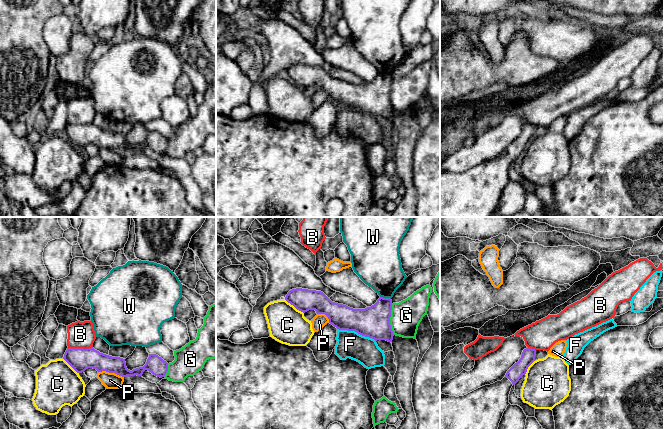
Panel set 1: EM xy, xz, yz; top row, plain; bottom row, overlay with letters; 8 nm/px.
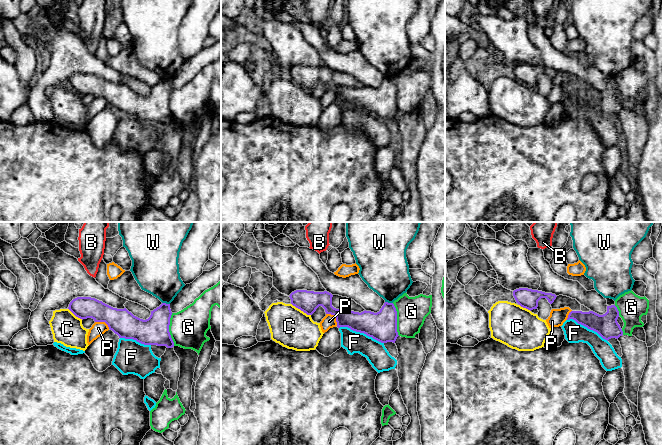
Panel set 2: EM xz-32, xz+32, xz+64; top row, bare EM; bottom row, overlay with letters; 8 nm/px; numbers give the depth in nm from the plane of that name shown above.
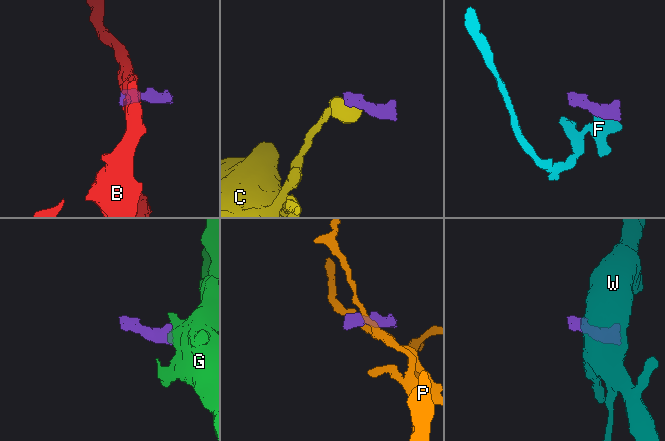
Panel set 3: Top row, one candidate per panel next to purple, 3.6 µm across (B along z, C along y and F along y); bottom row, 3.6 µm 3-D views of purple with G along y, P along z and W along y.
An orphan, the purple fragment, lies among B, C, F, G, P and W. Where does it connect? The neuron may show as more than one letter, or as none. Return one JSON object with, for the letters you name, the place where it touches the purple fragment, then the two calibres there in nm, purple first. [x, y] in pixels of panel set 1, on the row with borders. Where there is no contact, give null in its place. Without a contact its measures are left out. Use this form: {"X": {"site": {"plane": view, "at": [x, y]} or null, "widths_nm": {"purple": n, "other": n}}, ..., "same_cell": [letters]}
{"same_cell": []}

